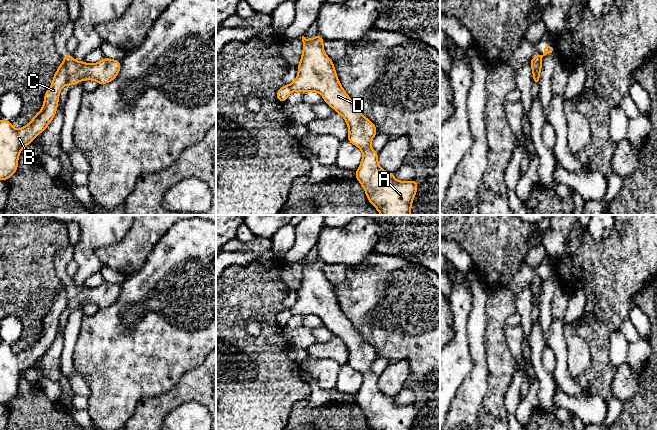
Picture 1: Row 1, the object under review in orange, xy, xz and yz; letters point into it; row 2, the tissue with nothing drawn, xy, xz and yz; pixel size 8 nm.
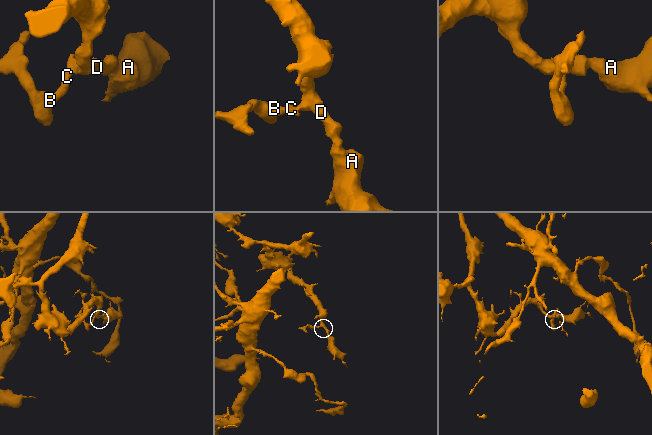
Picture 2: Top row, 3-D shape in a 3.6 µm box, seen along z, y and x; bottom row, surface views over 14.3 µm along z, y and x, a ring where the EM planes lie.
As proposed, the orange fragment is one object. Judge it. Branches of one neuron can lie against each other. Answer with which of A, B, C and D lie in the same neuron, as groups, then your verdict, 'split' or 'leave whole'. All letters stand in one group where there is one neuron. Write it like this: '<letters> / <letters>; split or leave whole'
A D / B C; split

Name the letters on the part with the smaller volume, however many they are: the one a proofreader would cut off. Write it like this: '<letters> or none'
B, C

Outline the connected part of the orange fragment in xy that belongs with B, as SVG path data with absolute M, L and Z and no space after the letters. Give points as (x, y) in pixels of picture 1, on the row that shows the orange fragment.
M66 61L58 67L49 89L44 94L40 112L31 122L15 130L11 121L0 120L0 180L6 181L18 169L18 159L22 149L33 142L52 122L59 102L61 89L67 84Z

